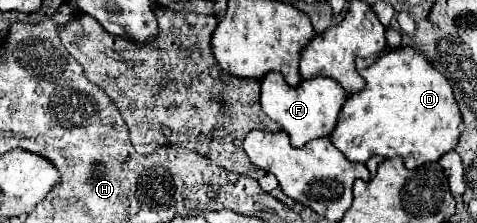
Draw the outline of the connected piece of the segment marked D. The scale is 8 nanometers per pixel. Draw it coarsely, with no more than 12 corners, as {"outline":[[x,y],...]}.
{"outline":[[413,47],[357,57],[331,133],[407,169],[457,145],[449,81]]}

